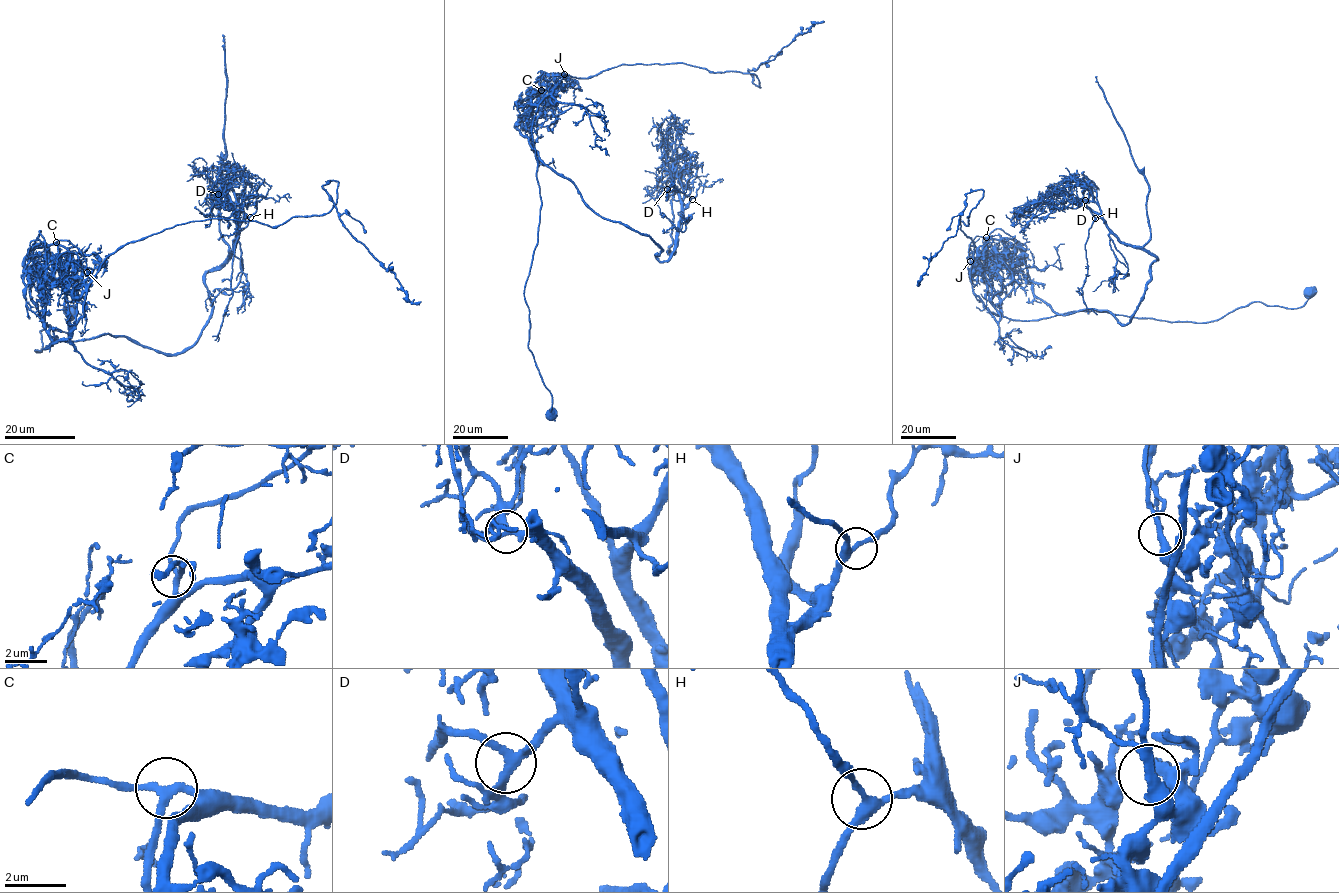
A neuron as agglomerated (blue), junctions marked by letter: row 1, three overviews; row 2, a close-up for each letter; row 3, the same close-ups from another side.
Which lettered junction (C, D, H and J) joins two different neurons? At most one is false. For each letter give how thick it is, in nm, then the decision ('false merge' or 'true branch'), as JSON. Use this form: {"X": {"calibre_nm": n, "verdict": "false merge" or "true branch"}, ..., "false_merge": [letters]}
{"C": {"calibre_nm": 240, "verdict": "true branch"}, "D": {"calibre_nm": 240, "verdict": "true branch"}, "H": {"calibre_nm": 280, "verdict": "true branch"}, "J": {"calibre_nm": 260, "verdict": "false merge"}, "false_merge": ["J"]}

